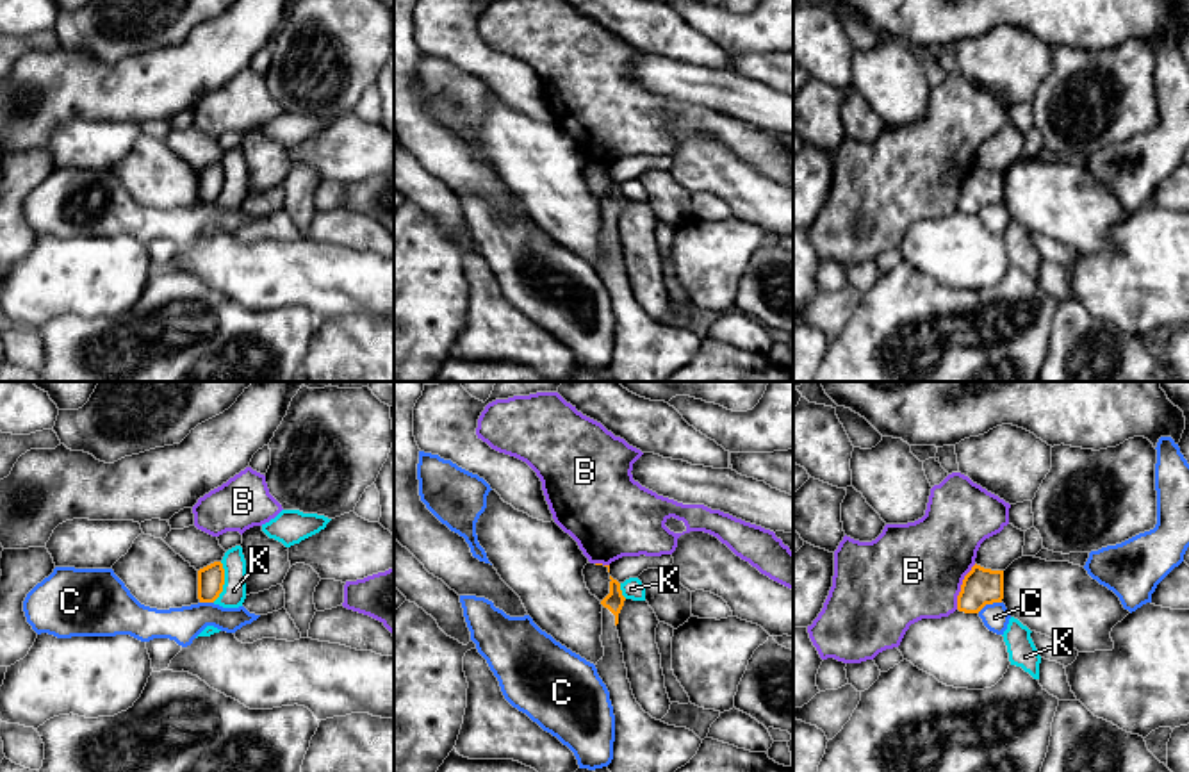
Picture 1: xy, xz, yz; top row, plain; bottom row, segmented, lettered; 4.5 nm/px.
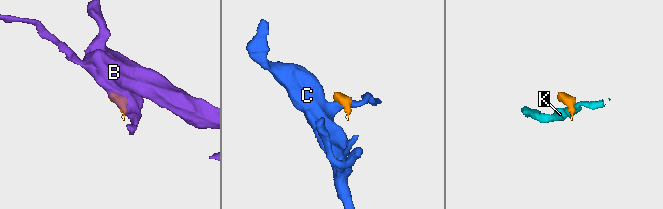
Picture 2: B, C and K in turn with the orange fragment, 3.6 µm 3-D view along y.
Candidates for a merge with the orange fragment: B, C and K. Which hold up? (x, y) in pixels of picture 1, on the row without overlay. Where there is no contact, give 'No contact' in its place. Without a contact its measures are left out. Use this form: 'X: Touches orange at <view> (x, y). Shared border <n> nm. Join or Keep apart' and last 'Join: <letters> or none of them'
B: Touches orange at yz (961, 188). Shared border 220 nm. Keep apart
C: Touches orange at yz (988, 204). Shared border 120 nm. Keep apart
K: Touches orange at xy (223, 182). Shared border 190 nm. Keep apart
Join: none of them

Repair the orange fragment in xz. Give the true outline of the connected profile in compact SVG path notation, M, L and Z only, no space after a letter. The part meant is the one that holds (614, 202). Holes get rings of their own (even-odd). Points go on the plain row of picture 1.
M611 177L610 180L610 194L601 201L604 257L595 266L615 316L613 360L608 371L615 382L665 382L690 364L702 341L686 328L652 319L636 303L617 232L626 198L620 184Z

